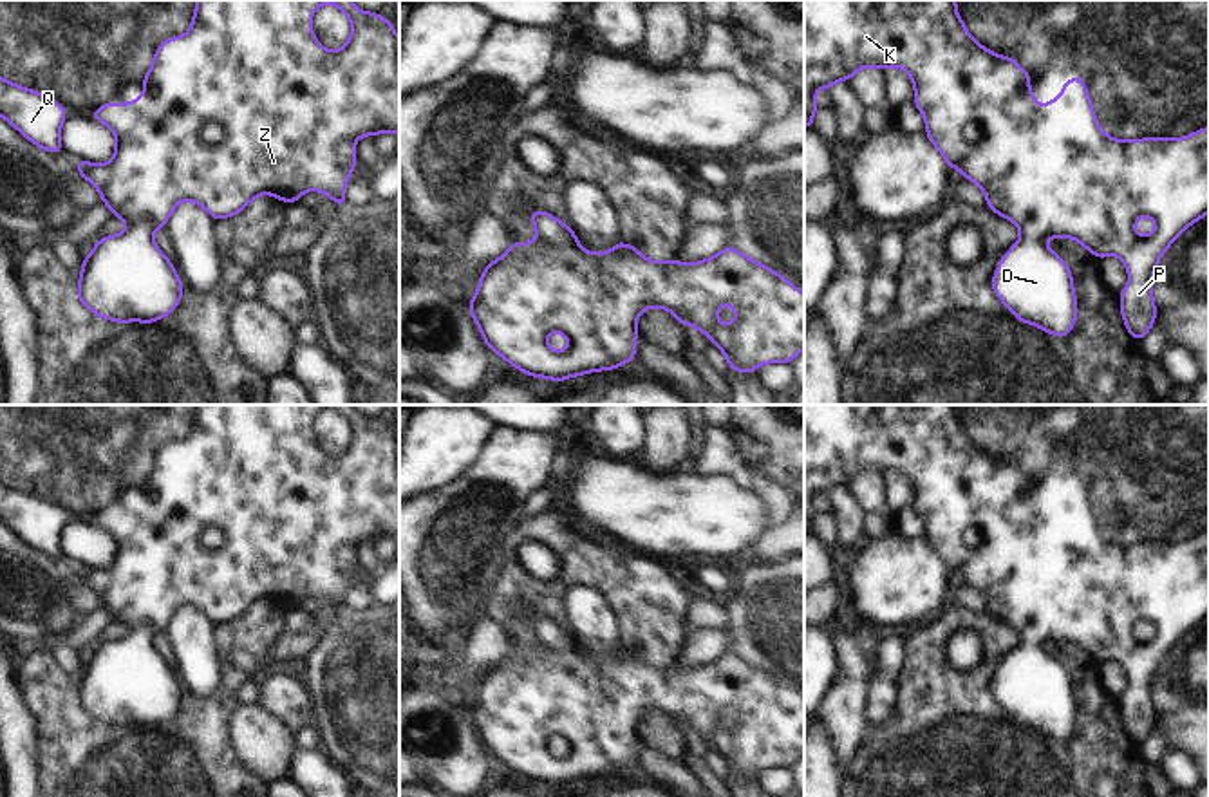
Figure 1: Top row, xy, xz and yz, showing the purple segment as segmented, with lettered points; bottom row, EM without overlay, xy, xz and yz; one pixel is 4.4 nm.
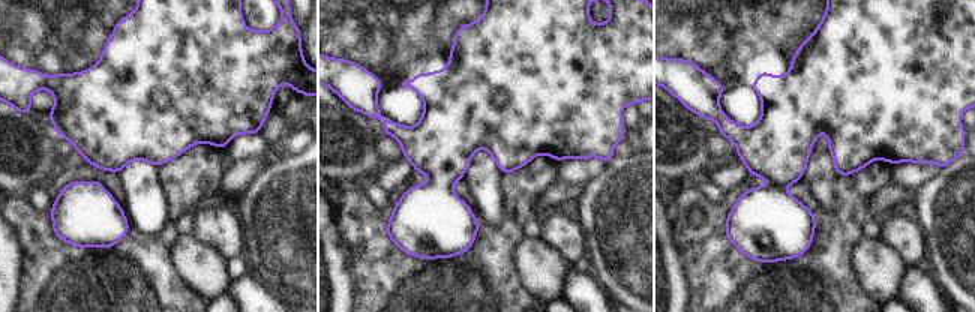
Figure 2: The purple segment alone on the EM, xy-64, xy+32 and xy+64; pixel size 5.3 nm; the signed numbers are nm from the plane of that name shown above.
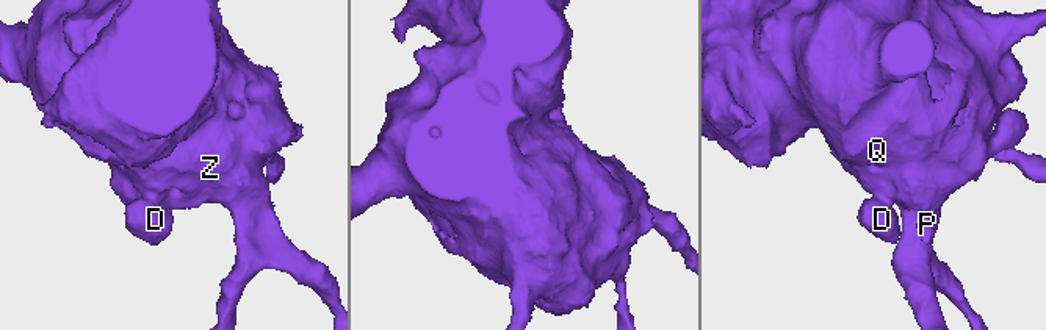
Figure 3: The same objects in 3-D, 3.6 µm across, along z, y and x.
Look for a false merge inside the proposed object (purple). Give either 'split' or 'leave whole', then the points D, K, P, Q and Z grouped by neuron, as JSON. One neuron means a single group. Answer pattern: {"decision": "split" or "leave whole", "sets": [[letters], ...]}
{"decision": "leave whole", "sets": [["D", "K", "P", "Q", "Z"]]}

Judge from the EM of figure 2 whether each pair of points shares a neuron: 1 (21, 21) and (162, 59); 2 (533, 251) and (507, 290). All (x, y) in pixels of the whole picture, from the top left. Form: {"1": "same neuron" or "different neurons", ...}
{"1": "same neuron", "2": "different neurons"}

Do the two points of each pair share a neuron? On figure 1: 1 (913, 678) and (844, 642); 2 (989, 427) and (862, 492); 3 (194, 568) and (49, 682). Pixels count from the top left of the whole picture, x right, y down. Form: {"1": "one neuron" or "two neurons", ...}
{"1": "two neurons", "2": "two neurons", "3": "two neurons"}

